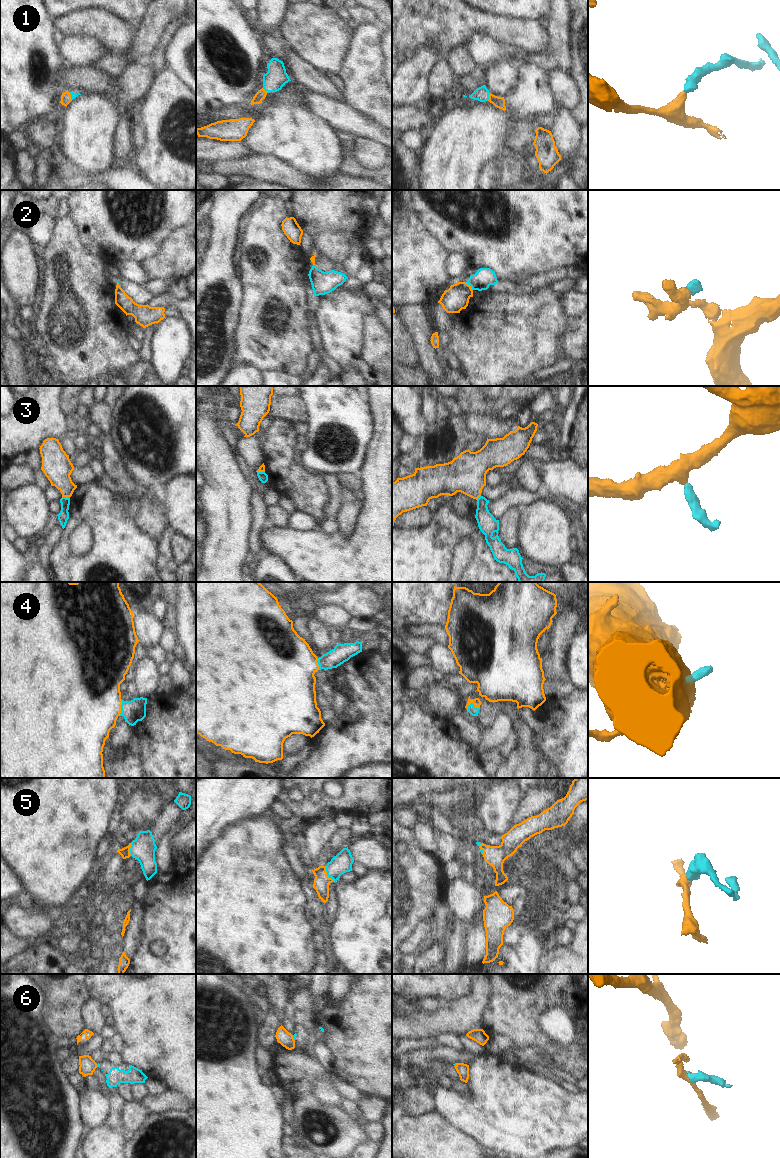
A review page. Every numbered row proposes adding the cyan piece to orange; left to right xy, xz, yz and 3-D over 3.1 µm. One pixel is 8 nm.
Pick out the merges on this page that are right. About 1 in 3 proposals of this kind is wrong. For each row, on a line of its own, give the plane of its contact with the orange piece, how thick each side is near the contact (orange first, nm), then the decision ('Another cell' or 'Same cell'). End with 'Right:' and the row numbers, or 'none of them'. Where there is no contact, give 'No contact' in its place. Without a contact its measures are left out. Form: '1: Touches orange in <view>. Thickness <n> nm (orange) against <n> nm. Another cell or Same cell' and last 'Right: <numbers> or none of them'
1: Touches orange in yz. Thickness 90 nm (orange) against 120 nm. Same cell
2: Touches orange in yz. Thickness 200 nm (orange) against 160 nm. Another cell
3: Touches orange in xy. Thickness 220 nm (orange) against 90 nm. Another cell
4: Touches orange in yz. Thickness 70 nm (orange) against 70 nm. Same cell
5: Touches orange in xz. Thickness 130 nm (orange) against 160 nm. Same cell
6: Touches orange in xz. Thickness 120 nm (orange) against 30 nm. Another cell
Right: 1, 4, 5.

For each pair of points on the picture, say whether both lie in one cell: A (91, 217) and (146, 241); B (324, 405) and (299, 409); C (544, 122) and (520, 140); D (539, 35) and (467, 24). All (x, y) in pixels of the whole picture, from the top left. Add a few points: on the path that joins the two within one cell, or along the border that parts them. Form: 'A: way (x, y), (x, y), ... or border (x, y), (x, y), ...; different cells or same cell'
A: way (105, 221), (116, 232), (127, 239), (132, 239); same cell
B: border (298, 396), (304, 402), (307, 409), (306, 422); different cells
C: way (538, 122), (525, 134); same cell
D: way (521, 33), (485, 24); same cell

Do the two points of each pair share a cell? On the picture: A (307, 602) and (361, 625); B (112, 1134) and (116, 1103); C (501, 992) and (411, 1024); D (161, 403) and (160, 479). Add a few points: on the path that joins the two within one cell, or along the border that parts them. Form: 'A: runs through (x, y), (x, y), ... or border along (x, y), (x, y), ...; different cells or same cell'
A: border along (353, 616), (359, 619), (369, 619); different cells
B: runs through (114, 1126), (116, 1111); same cell
C: border along (490, 984), (490, 996), (480, 1018); different cells
D: runs through (176, 422), (174, 461); same cell

